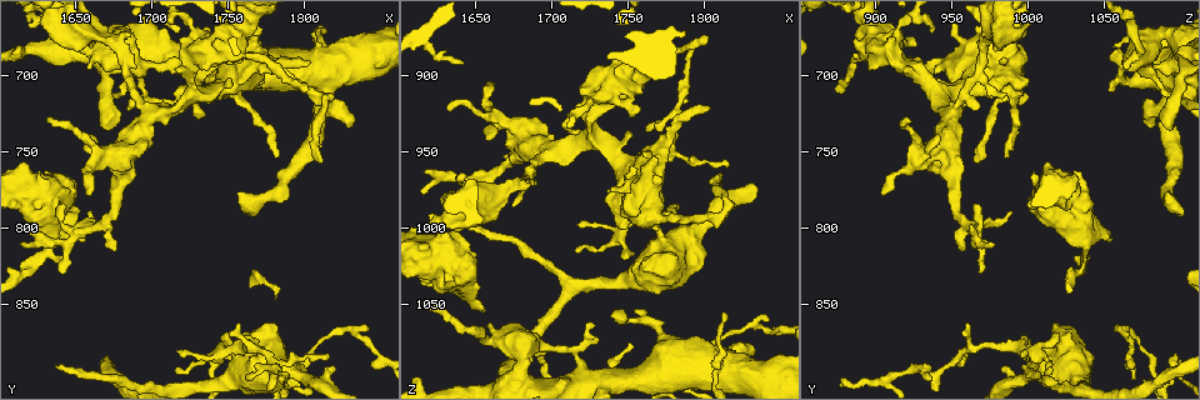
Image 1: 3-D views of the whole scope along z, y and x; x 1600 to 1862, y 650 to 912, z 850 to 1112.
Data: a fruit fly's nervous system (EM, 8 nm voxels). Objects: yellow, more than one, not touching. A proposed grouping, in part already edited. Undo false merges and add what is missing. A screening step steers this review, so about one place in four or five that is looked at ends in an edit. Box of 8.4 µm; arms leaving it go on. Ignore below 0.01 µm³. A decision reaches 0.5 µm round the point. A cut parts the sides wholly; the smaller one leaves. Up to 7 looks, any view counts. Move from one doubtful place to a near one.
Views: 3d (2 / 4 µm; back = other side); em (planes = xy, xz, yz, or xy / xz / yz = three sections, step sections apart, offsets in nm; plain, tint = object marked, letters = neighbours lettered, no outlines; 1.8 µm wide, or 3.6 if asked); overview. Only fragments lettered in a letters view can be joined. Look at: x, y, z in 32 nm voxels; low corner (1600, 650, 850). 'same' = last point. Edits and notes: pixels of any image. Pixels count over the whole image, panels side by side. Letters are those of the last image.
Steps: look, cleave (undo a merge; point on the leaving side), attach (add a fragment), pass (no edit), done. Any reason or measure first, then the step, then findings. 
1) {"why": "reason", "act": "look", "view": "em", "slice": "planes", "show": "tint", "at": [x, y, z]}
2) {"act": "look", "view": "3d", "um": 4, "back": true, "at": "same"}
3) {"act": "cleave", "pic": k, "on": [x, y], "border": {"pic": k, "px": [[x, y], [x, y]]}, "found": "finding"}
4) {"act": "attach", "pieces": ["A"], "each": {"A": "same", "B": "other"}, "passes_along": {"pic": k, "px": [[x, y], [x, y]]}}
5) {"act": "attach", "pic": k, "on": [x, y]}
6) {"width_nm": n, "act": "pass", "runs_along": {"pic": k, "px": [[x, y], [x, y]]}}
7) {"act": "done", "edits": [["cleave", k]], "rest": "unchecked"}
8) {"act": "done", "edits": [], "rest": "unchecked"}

{"why": "thin arm on a thick one", "act": "look", "view": "em", "um": 3.6, "slice": "xz", "step": 16, "show": "plain", "at": [1742, 682, 902]}

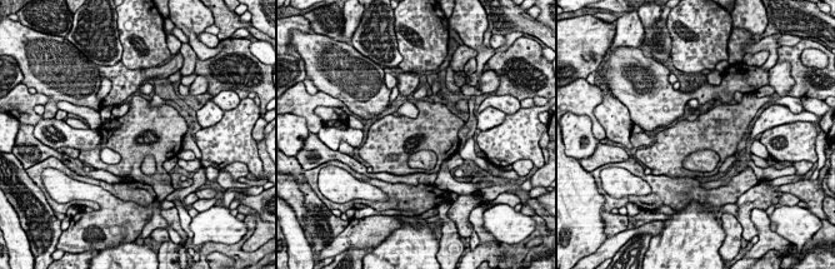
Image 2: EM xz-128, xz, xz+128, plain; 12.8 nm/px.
{"act": "look", "view": "em", "um": 3.6, "slice": "xz", "step": 16, "show": "letters", "at": "same"}

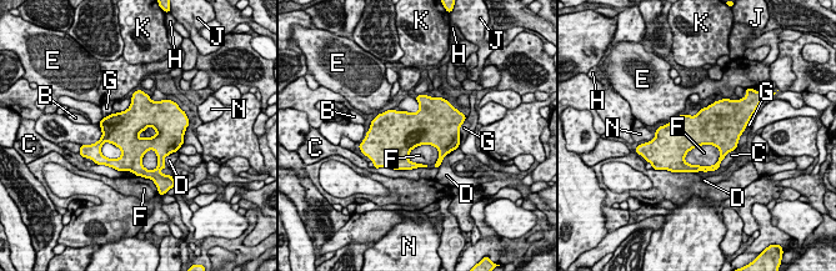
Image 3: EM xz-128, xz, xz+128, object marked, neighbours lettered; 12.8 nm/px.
{"longest_contact_nm": ["F", 500], "act": "pass", "each": {"B": "other", "C": "other", "D": "other", "E": "other", "F": "other", "G": "other", "H": "other", "J": "other", "K": "other", "N": "other"}, "border": {"pic": 3, "px": [[721, 154], [711, 165], [684, 160]]}, "found": "continuous, no second cell"}

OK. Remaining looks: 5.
{"why": "a fork", "act": "look", "view": "em", "slice": "planes", "show": "plain", "at": [1662, 800, 964]}

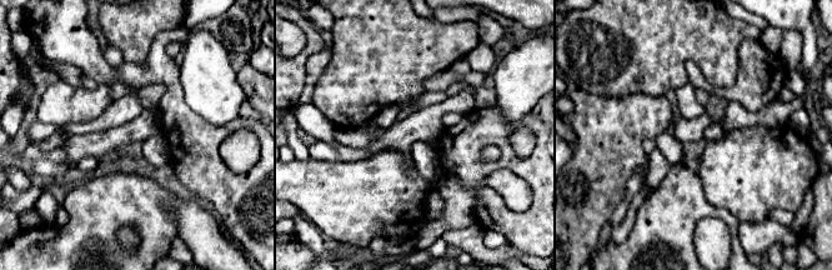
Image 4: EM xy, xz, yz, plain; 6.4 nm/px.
{"act": "look", "view": "em", "slice": "planes", "show": "letters", "at": "same"}

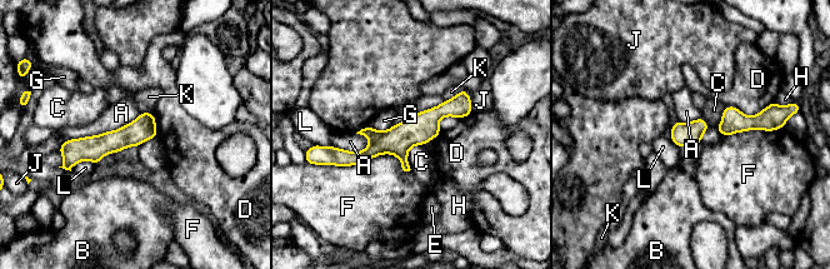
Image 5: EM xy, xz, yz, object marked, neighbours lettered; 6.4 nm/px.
{"act": "pass", "each": {"A": "other", "B": "other", "C": "other", "D": "other", "E": "other", "F": "other", "G": "other", "H": "other", "J": "other", "K": "other", "L": "other"}, "border": {"pic": 5, "px": [[423, 144], [409, 149], [410, 169]]}, "found": "all the same cell"}

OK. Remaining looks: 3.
{"why": "tapers out", "act": "look", "view": "3d", "um": 4, "at": [1658, 808, 1054]}

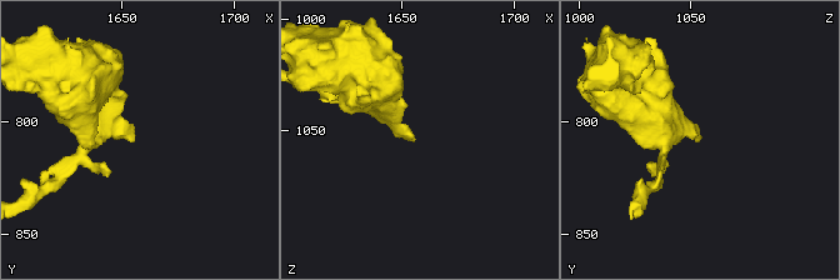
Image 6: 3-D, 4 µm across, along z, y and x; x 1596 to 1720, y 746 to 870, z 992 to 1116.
{"act": "look", "view": "em", "slice": "planes", "show": "letters", "at": [1655, 808, 1054]}

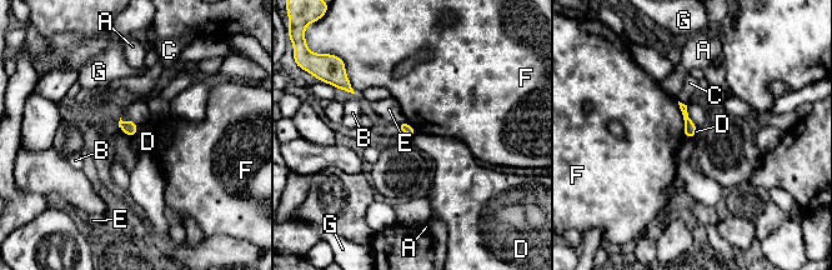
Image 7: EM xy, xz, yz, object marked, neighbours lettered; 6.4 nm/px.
{"act": "pass", "each": {"A": "other", "B": "other", "C": "other", "D": "other", "E": "other", "F": "other", "G": "other"}, "border": {"pic": 7, "px": [[139, 124], [133, 136]]}, "found": "none of them fits"}

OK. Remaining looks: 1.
{"act": "done", "edits": [], "rest": "unchecked"}

